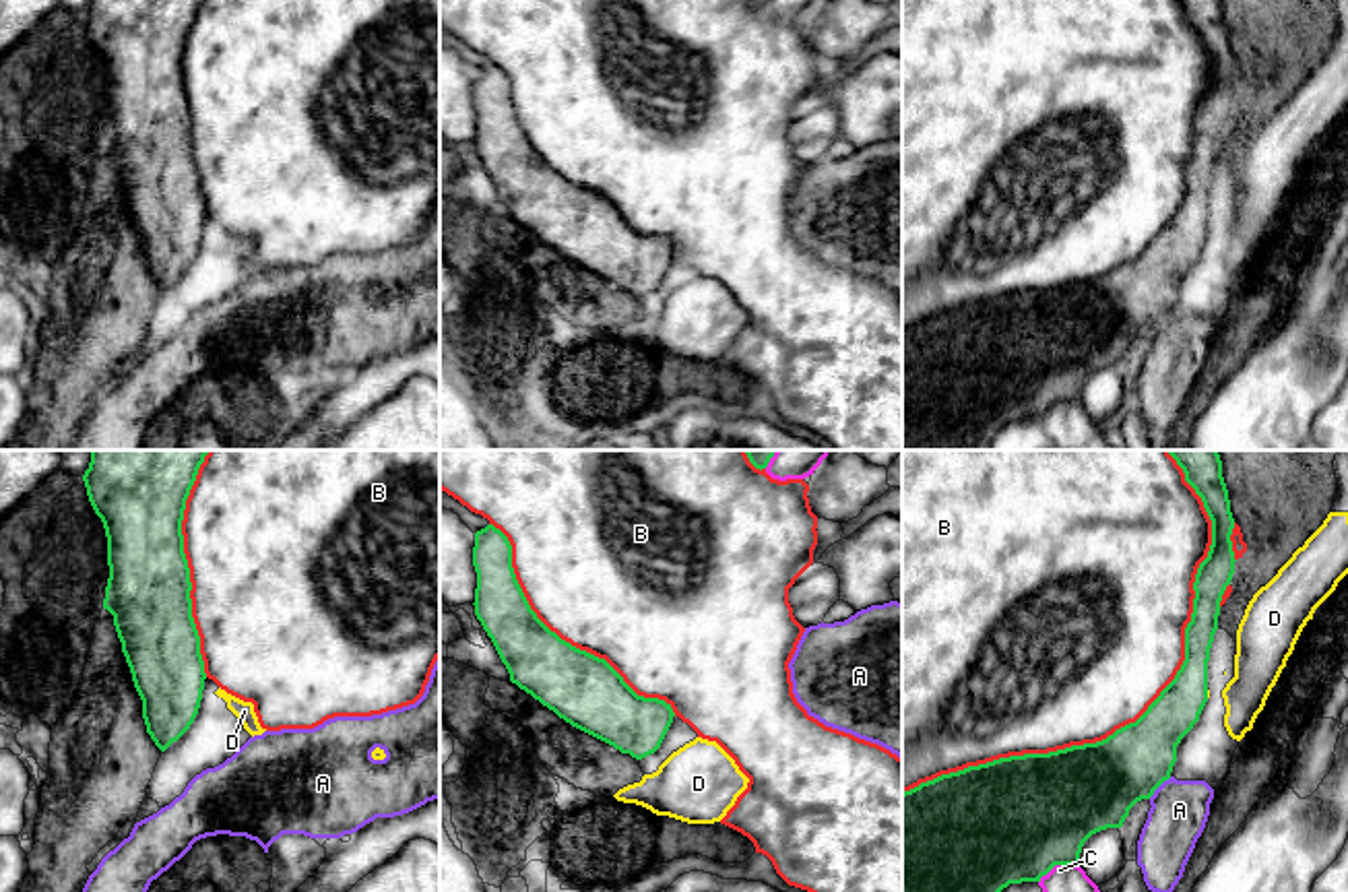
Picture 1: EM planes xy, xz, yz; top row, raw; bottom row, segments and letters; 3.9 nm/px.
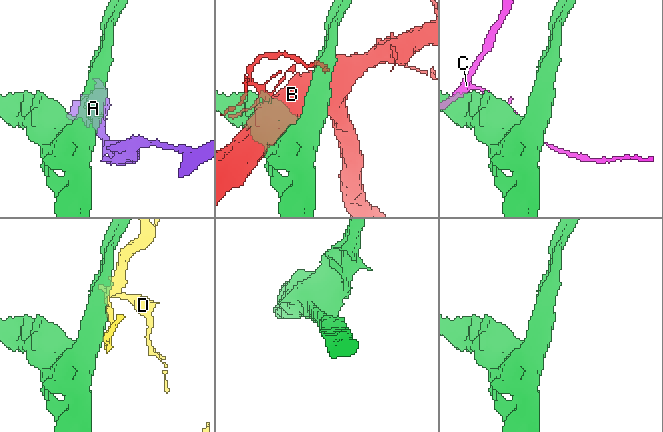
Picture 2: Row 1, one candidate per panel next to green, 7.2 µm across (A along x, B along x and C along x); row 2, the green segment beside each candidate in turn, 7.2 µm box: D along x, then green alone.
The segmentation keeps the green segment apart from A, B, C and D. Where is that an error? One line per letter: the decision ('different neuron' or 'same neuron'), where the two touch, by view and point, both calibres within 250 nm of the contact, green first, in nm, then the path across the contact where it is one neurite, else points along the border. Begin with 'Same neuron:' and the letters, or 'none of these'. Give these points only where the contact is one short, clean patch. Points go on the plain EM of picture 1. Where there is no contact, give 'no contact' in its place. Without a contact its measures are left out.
Same neuron: none of these
A: different neuron | yz (1159, 323) | 340/220 nm | along yz (1171, 314), (1148, 335)
B: different neuron | yz (1148, 246) | 280/480 nm
C: different neuron | yz (1057, 401) | 480/200 nm
D: different neuron | yz (1206, 232) | 190/20 nm | along yz (1206, 228), (1208, 234)

